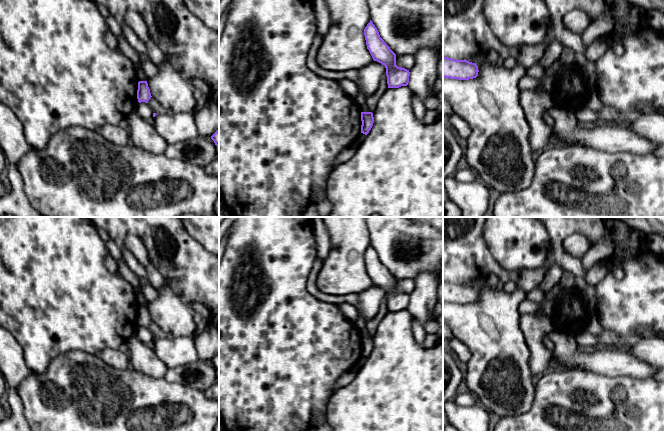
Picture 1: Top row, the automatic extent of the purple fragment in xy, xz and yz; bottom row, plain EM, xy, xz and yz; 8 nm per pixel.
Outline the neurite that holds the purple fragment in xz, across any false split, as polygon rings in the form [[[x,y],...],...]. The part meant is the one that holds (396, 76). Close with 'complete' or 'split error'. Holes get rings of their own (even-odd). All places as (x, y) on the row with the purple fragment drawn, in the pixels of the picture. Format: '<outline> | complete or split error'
[[[373,22],[367,24],[364,29],[367,49],[374,61],[385,66],[388,88],[399,88],[409,83],[409,70],[396,65],[396,54],[380,37]]] | complete

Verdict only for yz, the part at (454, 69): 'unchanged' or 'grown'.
unchanged

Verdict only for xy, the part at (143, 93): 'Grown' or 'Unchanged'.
Unchanged

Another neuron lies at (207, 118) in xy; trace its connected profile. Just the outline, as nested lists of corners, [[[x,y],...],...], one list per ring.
[[[208,99],[194,117],[199,136],[211,137],[219,130],[219,105],[214,101]]]

